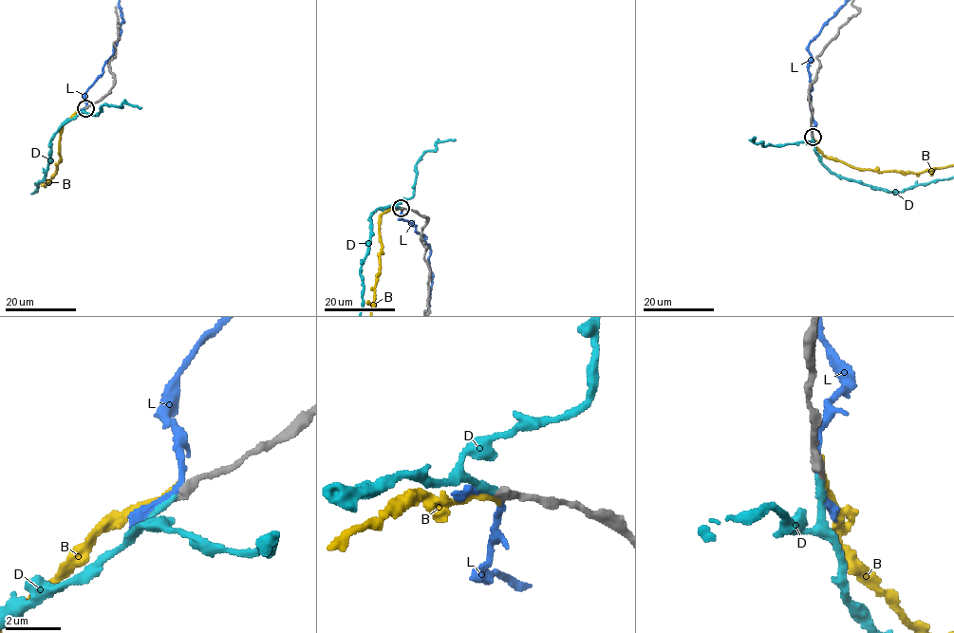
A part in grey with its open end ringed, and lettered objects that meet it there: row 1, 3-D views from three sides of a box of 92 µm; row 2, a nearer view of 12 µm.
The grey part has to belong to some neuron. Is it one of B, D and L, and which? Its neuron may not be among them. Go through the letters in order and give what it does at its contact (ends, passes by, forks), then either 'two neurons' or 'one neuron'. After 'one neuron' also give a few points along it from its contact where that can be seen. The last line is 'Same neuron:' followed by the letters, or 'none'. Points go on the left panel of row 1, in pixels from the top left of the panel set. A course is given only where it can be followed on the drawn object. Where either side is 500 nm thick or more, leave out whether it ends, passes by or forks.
B: it ends | two neurons
D: it ends | one neuron
L: it passes by | two neurons
Same neuron: D

